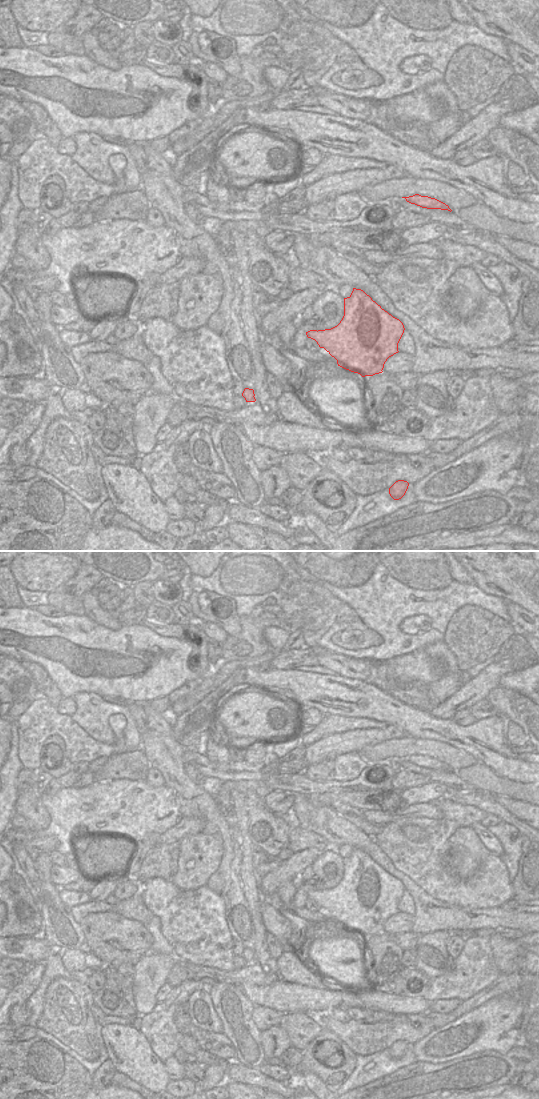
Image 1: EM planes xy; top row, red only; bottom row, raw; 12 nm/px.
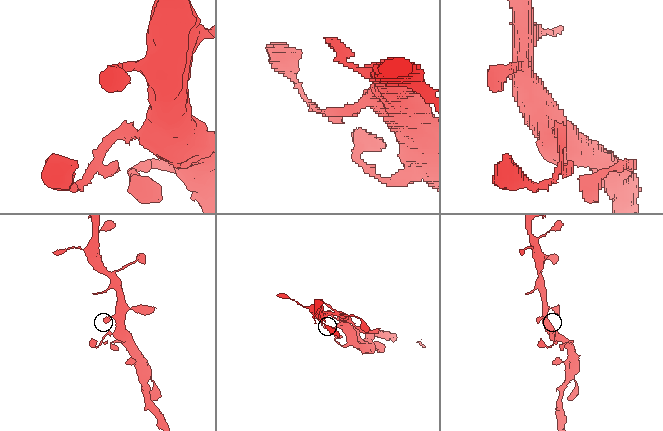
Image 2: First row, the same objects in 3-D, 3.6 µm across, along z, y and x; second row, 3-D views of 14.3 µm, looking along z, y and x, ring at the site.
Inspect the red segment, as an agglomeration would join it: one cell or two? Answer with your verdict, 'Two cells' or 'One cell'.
Two cells

